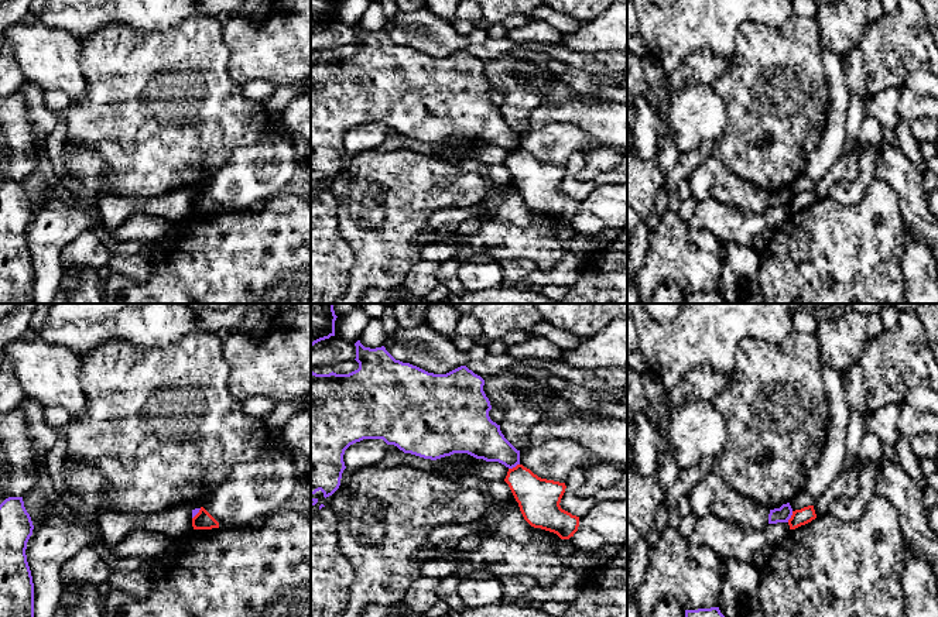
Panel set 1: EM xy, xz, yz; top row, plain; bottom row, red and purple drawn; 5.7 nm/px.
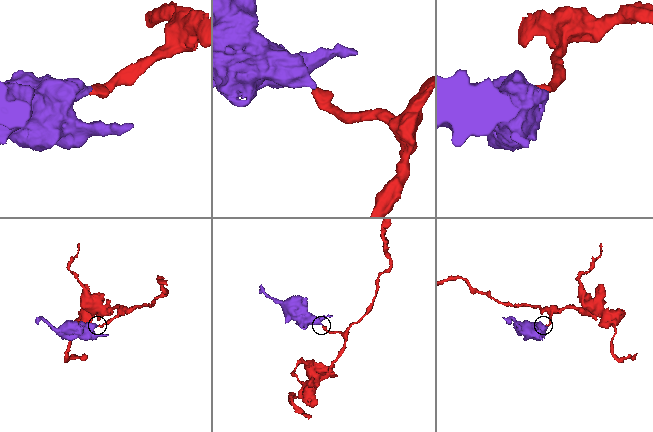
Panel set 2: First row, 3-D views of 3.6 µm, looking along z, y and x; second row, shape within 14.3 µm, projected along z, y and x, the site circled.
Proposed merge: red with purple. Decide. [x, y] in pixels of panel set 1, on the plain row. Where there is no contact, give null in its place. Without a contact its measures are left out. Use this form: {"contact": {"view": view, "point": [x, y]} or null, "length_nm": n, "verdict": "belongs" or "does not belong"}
{"contact": {"view": "xz", "point": [513, 151]}, "length_nm": 70, "verdict": "does not belong"}

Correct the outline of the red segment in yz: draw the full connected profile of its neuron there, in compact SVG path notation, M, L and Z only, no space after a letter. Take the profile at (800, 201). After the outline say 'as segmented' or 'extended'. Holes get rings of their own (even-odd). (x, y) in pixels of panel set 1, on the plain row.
M814 189L804 191L801 193L792 195L791 202L788 203L790 213L795 213L801 209L805 209L817 202Z; as segmented

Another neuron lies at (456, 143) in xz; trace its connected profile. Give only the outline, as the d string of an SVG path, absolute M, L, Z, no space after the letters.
M453 137L451 140L437 143L435 145L438 148L448 150L448 151L468 151L482 144L483 143L476 143L468 137Z

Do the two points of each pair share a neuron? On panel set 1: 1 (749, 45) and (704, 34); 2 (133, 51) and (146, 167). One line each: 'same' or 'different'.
1: different
2: same

